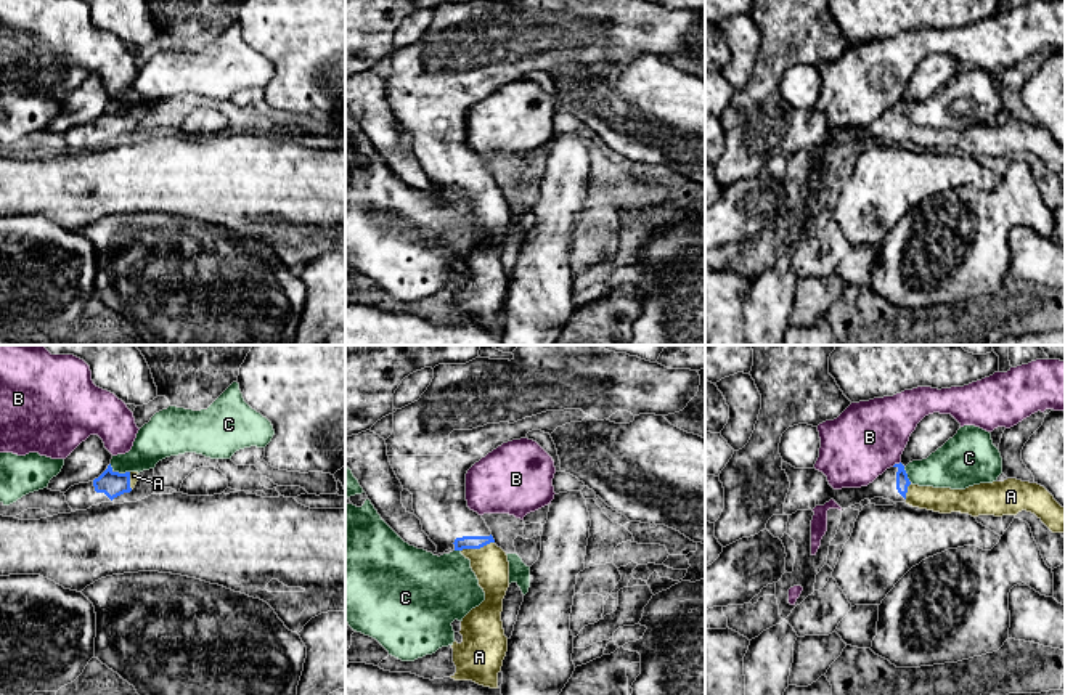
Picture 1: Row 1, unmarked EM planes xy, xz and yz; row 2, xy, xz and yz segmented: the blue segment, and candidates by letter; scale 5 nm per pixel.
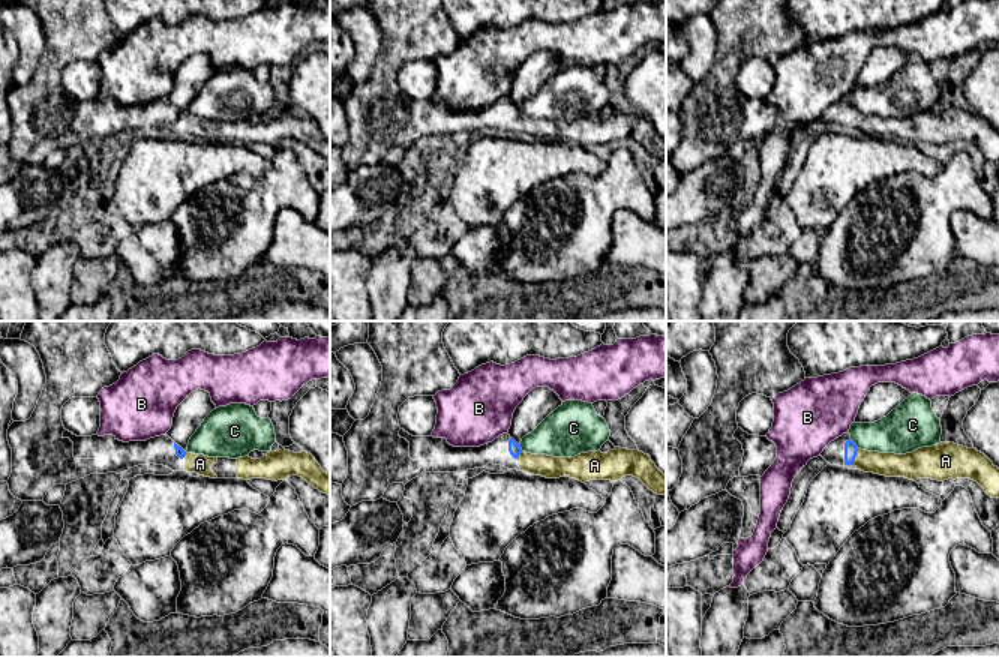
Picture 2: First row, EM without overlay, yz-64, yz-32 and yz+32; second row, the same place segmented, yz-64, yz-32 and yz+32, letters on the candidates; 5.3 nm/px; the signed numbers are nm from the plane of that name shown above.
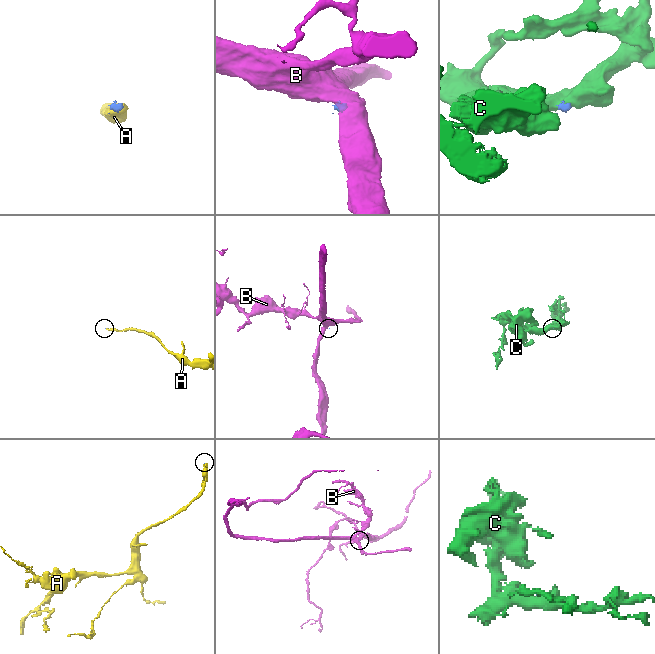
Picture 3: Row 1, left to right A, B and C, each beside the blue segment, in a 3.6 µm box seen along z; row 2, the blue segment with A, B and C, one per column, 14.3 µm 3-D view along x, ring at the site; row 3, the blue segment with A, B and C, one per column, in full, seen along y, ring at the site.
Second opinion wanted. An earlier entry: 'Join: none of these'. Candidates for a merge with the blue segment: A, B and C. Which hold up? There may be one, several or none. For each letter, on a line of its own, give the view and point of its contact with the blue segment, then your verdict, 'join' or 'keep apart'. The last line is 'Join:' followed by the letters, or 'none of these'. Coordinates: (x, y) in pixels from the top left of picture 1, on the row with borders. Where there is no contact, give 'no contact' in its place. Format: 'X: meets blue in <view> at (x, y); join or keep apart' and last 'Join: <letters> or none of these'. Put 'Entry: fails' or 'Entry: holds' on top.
Entry: fails
A: meets blue in xz at (477, 548); join
B: meets blue in yz at (895, 464); keep apart
C: meets blue in xy at (118, 472); keep apart
Join: A

